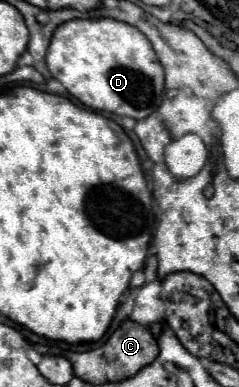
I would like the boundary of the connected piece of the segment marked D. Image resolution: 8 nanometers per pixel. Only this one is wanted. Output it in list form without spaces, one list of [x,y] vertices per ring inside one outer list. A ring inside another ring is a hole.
[[[74,18],[60,24],[50,40],[46,64],[70,94],[92,110],[142,120],[164,98],[164,70],[150,40],[136,26],[114,18]]]

